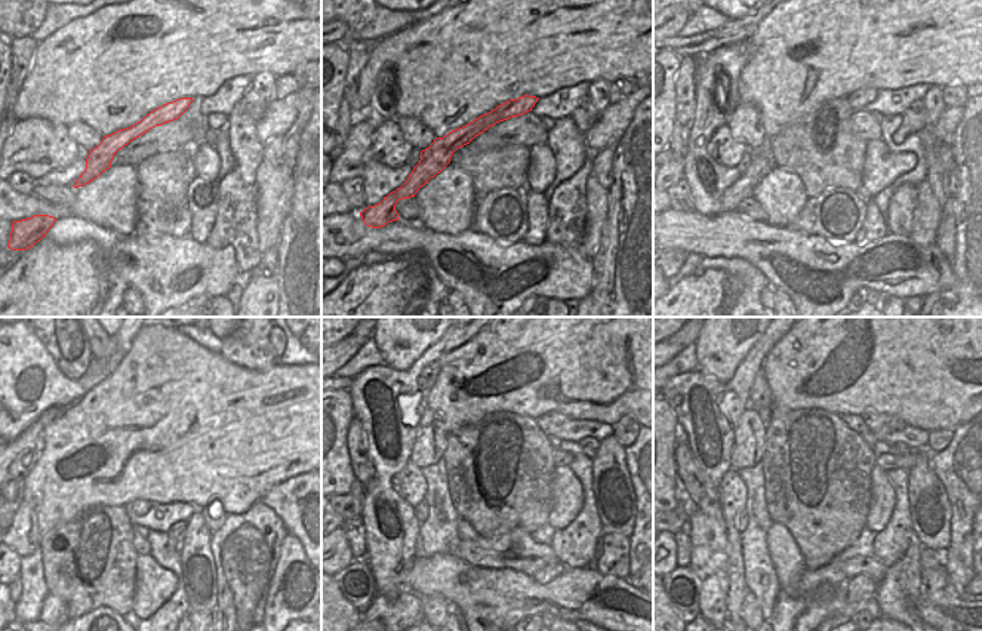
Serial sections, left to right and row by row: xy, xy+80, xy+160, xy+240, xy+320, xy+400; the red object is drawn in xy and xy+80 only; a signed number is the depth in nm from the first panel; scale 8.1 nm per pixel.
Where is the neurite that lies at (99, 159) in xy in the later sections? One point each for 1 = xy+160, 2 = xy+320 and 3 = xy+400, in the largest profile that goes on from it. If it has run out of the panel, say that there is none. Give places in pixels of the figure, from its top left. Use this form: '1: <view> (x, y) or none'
1: xy+160 (763, 162)
2: xy+320 (542, 424)
3: xy+400 (880, 424)

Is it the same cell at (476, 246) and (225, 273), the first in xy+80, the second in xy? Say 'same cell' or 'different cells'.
same cell

